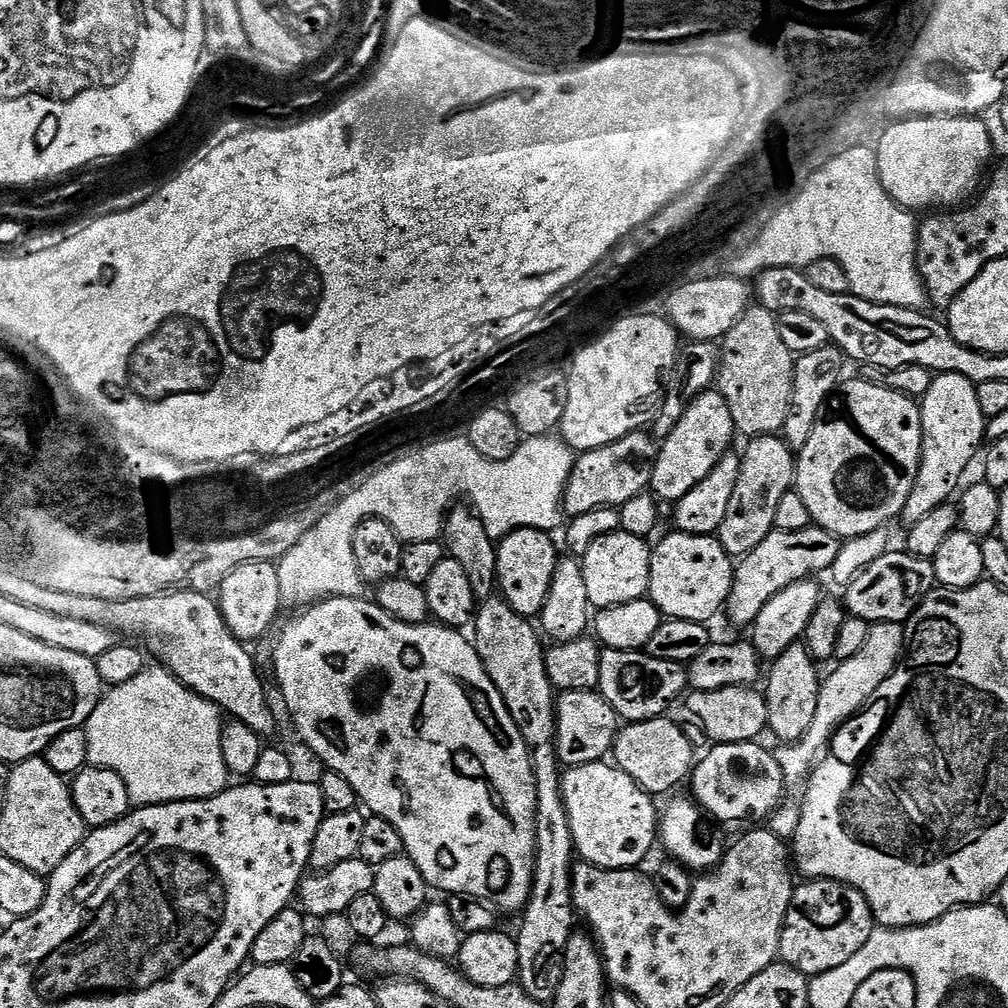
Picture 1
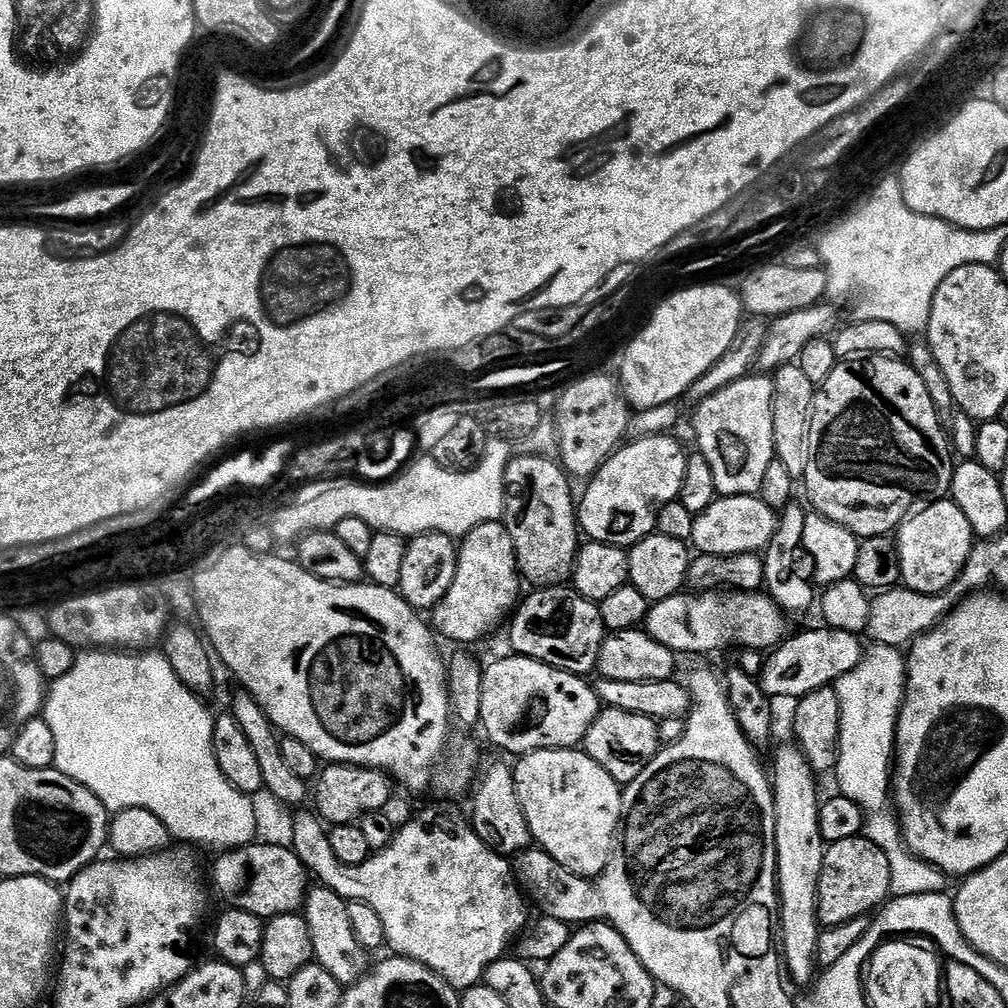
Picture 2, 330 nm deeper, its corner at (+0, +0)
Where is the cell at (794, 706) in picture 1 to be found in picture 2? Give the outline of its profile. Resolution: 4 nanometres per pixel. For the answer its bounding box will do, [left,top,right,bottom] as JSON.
[770,743,826,986]

